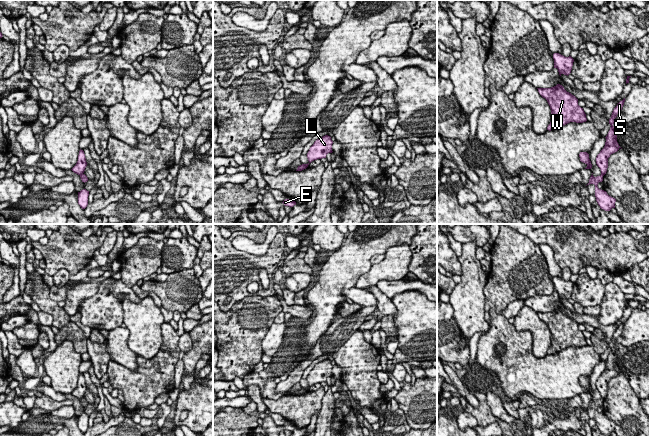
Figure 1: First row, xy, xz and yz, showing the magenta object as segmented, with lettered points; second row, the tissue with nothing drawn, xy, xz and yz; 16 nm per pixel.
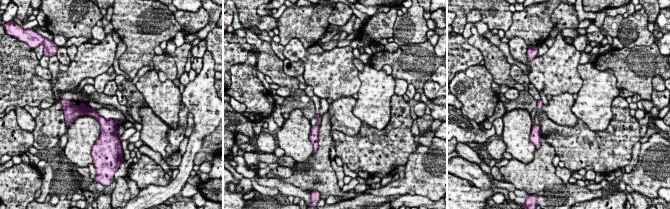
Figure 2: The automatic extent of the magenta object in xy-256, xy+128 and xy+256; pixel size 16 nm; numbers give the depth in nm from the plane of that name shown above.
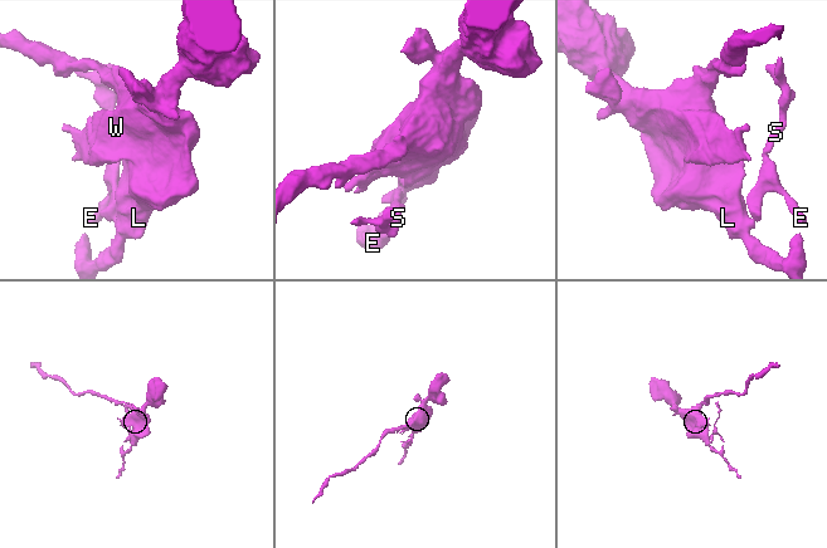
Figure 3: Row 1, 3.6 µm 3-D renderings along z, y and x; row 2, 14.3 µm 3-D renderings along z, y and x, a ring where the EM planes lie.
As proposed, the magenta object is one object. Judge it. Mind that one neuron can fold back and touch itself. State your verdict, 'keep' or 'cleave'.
cleave

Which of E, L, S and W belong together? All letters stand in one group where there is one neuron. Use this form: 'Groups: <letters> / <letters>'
Groups: E S / L W

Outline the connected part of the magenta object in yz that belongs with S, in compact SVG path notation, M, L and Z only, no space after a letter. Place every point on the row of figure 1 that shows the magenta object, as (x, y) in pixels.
M625 98L620 101L617 106L614 108L611 118L609 119L609 124L611 125L610 130L607 134L606 142L604 148L600 151L600 153L596 157L596 164L601 170L601 174L604 176L607 172L608 168L608 158L611 154L617 152L621 147L617 142L617 131L613 126L614 120L617 117L617 114L622 110L624 105Z

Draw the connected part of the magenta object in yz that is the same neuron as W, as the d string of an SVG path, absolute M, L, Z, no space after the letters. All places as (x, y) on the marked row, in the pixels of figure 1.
M557 84L551 88L537 88L539 94L545 98L551 109L551 122L547 130L555 130L570 123L587 121L586 114L578 105L578 99Z

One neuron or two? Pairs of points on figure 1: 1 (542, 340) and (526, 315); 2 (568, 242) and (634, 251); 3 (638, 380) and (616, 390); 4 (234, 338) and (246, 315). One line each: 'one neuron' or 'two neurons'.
1: one neuron
2: one neuron
3: two neurons
4: one neuron

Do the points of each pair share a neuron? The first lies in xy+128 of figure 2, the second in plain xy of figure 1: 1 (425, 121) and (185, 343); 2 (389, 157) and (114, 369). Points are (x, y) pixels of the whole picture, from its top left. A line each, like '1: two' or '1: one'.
1: two
2: one

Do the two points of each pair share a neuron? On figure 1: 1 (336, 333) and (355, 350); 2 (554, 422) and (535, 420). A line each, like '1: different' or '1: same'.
1: different
2: same

